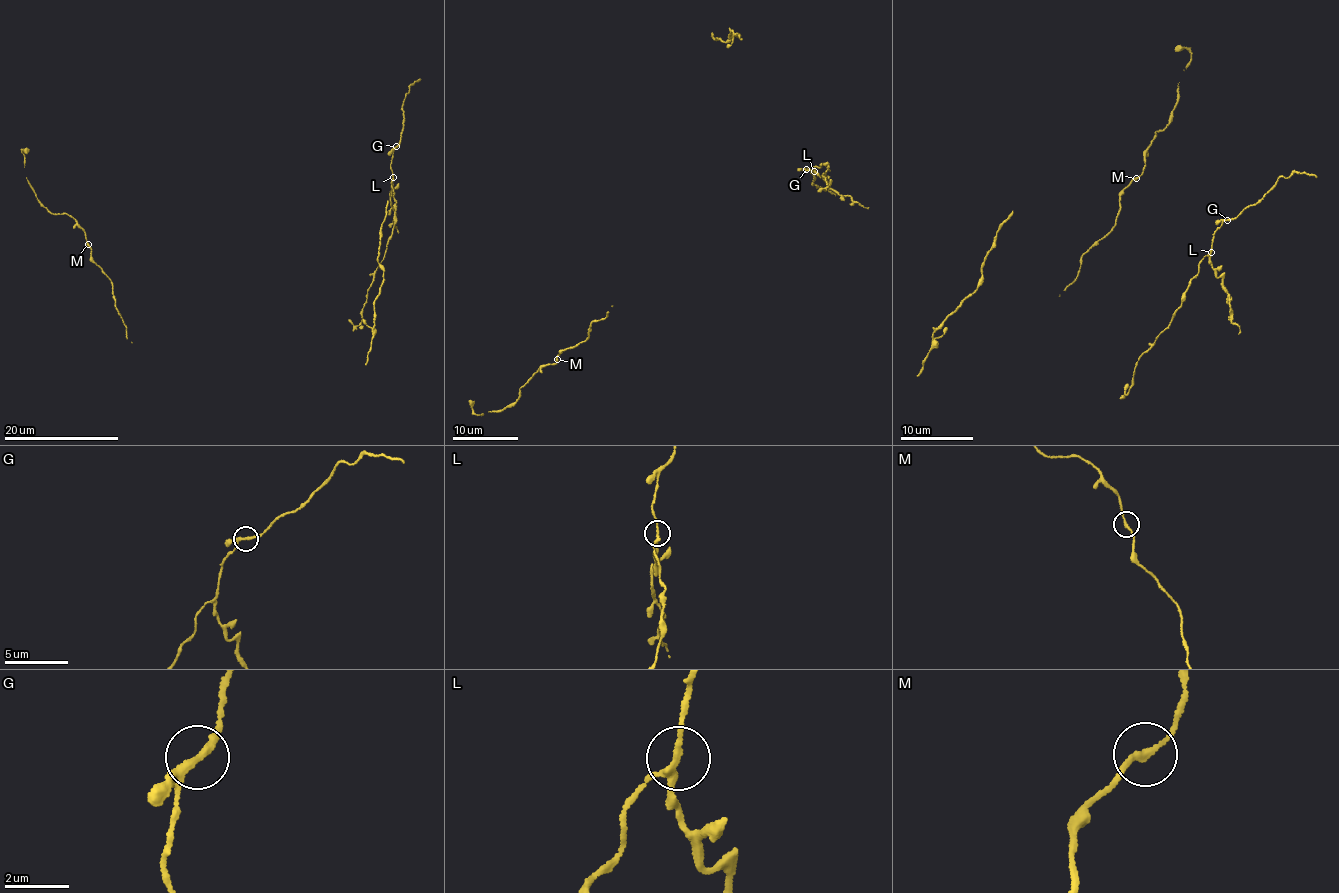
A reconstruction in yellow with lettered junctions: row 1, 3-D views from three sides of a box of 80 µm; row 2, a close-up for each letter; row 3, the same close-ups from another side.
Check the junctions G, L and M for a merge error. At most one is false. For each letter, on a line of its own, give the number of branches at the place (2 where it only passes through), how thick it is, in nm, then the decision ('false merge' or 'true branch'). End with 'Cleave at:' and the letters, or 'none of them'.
G: 3 branches meet; 180 nm thick; true branch
L: 3 branches meet; 180 nm thick; false merge
M: 2 branches meet; 180 nm thick; true branch
Cleave at: L

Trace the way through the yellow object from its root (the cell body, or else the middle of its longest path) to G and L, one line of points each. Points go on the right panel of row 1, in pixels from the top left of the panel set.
G: (1128, 386), (1138, 358), (1171, 322), (1198, 265), (1211, 252), (1214, 231), (1227, 220)
L: (1128, 386), (1138, 358), (1171, 322), (1182, 294), (1198, 273), (1198, 265), (1211, 252)

